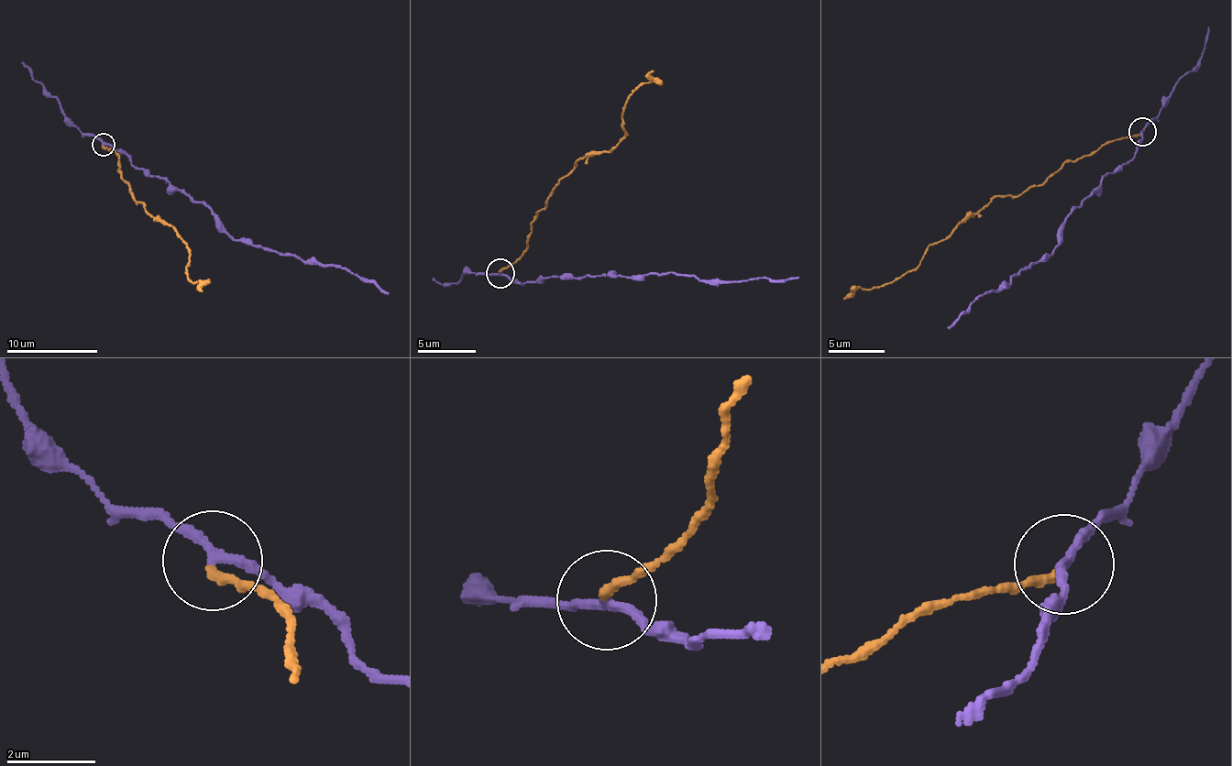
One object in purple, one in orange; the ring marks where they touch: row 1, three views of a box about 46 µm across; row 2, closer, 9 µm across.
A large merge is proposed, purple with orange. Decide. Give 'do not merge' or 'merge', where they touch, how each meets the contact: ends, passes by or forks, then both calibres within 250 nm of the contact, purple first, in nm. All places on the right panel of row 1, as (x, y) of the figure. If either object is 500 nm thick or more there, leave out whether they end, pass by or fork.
do not merge; at (1142, 131); purple passes by; orange ends there; 200 nm thick on the purple side, 190 nm on the other

